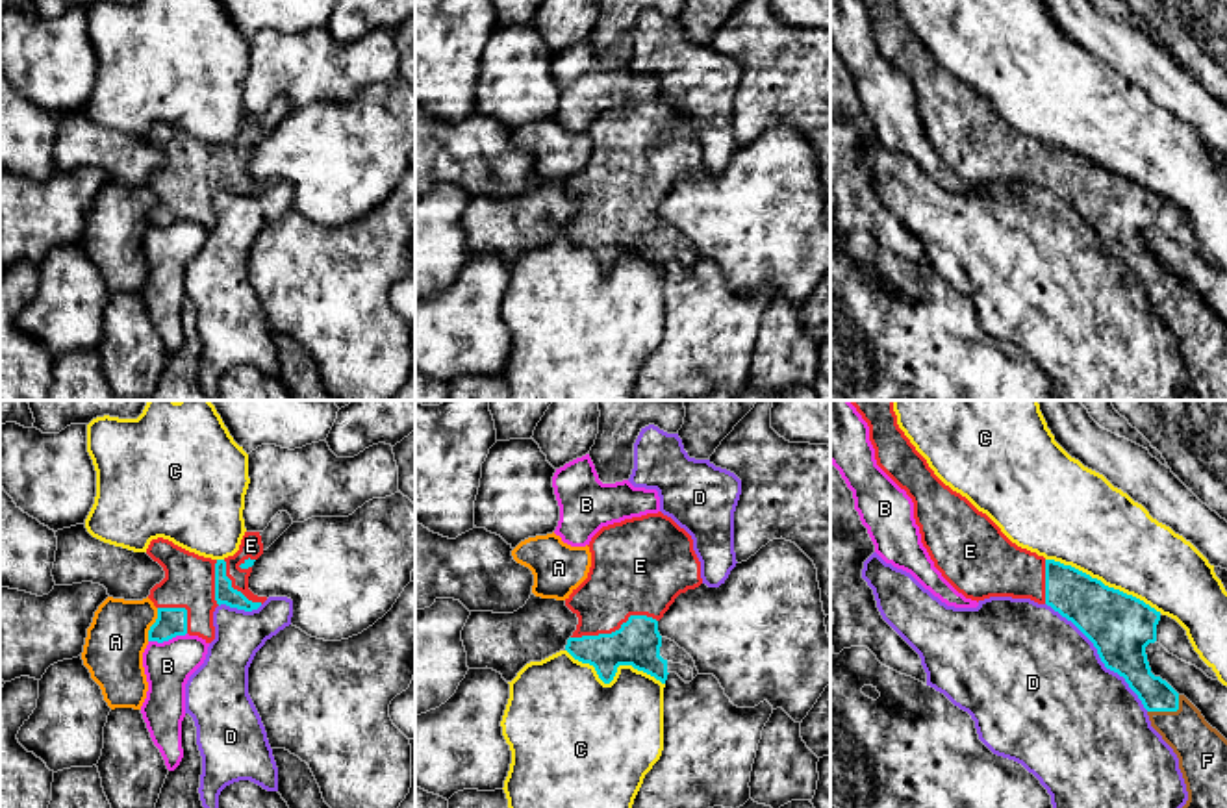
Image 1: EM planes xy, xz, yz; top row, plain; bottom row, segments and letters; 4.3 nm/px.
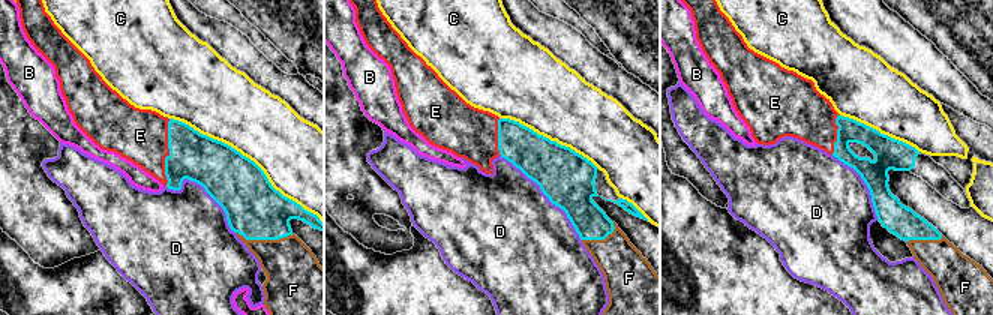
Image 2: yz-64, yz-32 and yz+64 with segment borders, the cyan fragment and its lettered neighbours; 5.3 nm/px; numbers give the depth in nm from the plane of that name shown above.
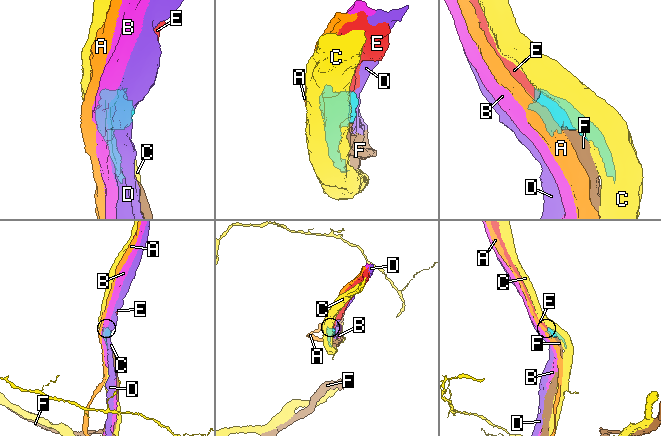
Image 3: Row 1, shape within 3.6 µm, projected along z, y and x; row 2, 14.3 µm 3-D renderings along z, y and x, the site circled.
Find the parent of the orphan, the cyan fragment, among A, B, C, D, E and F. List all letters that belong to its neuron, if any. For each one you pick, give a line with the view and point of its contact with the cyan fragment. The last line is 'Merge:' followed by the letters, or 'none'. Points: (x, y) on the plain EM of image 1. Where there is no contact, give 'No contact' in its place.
E: Touches cyan at xz (616, 215)
F: Touches cyan at yz (1168, 295)
Merge: E, F

